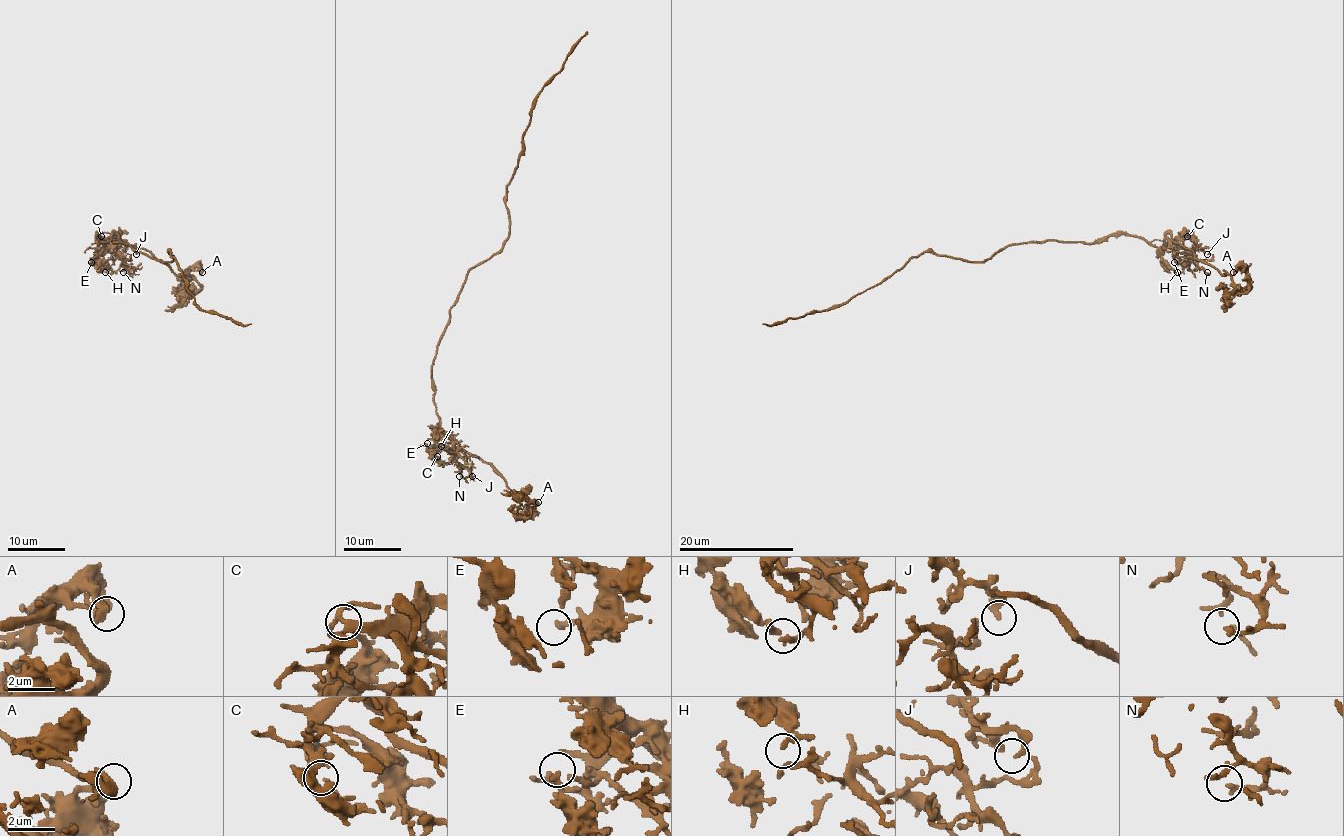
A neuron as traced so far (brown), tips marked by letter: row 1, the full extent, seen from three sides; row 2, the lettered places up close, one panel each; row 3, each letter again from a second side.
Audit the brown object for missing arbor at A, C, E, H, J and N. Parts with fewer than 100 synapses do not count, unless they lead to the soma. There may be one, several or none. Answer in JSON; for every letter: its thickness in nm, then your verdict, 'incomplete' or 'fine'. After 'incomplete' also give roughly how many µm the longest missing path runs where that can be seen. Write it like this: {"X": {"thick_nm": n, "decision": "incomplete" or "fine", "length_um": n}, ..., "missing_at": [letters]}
{"A": {"thick_nm": 260, "decision": "fine"}, "C": {"thick_nm": 200, "decision": "fine"}, "E": {"thick_nm": 240, "decision": "fine"}, "H": {"thick_nm": 120, "decision": "fine"}, "J": {"thick_nm": 240, "decision": "fine"}, "N": {"thick_nm": 180, "decision": "fine"}, "missing_at": []}

